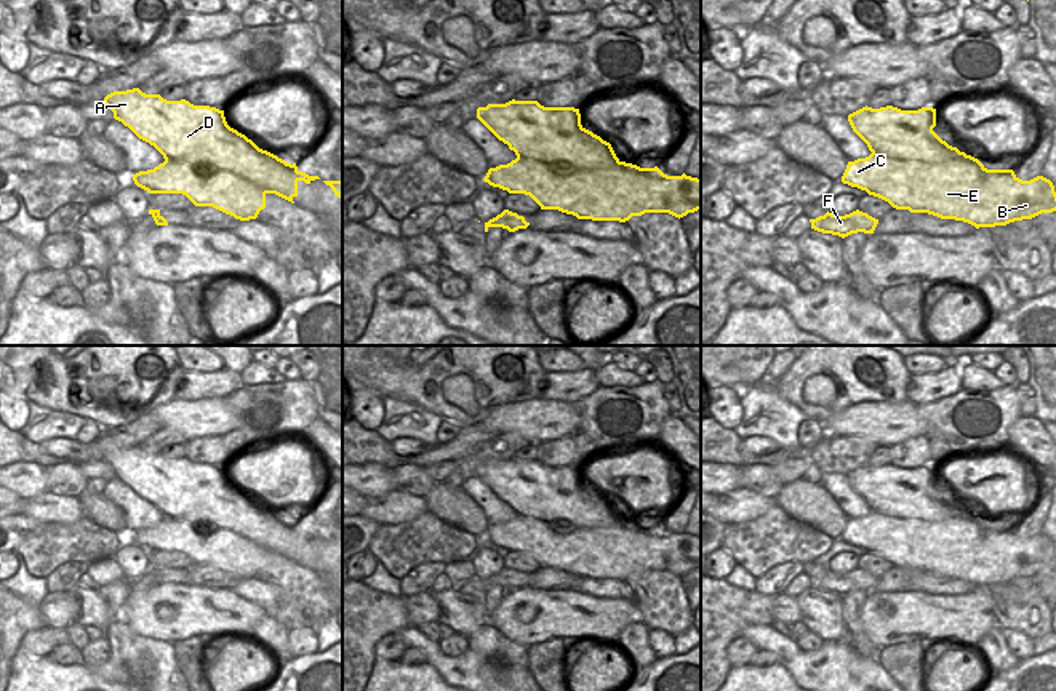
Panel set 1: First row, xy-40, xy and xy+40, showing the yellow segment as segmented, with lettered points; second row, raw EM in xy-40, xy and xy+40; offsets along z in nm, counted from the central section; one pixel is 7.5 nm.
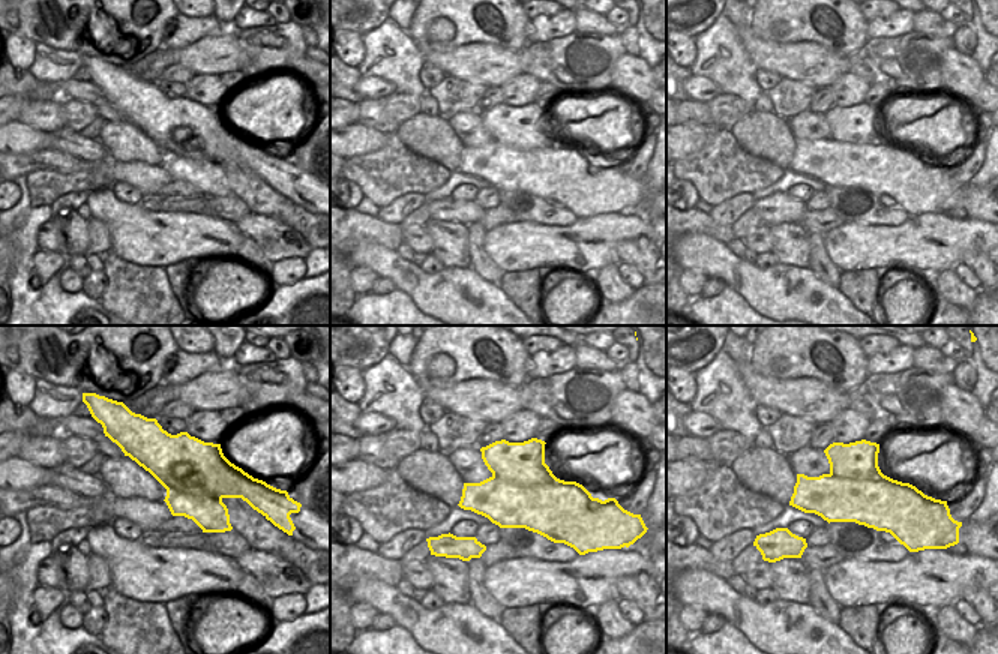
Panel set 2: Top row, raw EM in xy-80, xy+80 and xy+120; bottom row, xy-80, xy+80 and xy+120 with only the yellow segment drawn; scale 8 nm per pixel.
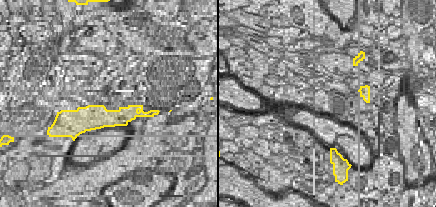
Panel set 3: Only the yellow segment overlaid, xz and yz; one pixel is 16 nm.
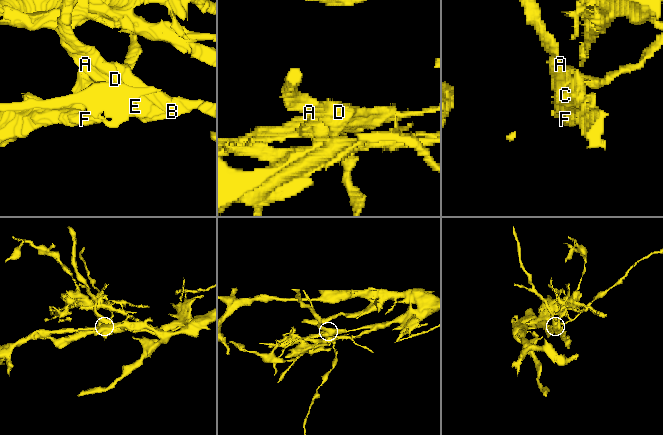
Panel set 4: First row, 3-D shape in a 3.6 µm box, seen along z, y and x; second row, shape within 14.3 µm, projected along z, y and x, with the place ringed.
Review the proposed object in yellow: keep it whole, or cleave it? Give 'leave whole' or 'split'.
split

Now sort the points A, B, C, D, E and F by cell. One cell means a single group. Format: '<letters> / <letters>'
A D / B C E F

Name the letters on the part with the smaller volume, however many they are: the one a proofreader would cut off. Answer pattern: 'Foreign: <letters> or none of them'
Foreign: A, D

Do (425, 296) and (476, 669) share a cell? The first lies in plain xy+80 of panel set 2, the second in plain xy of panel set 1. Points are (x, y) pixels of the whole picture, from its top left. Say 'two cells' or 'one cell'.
one cell

